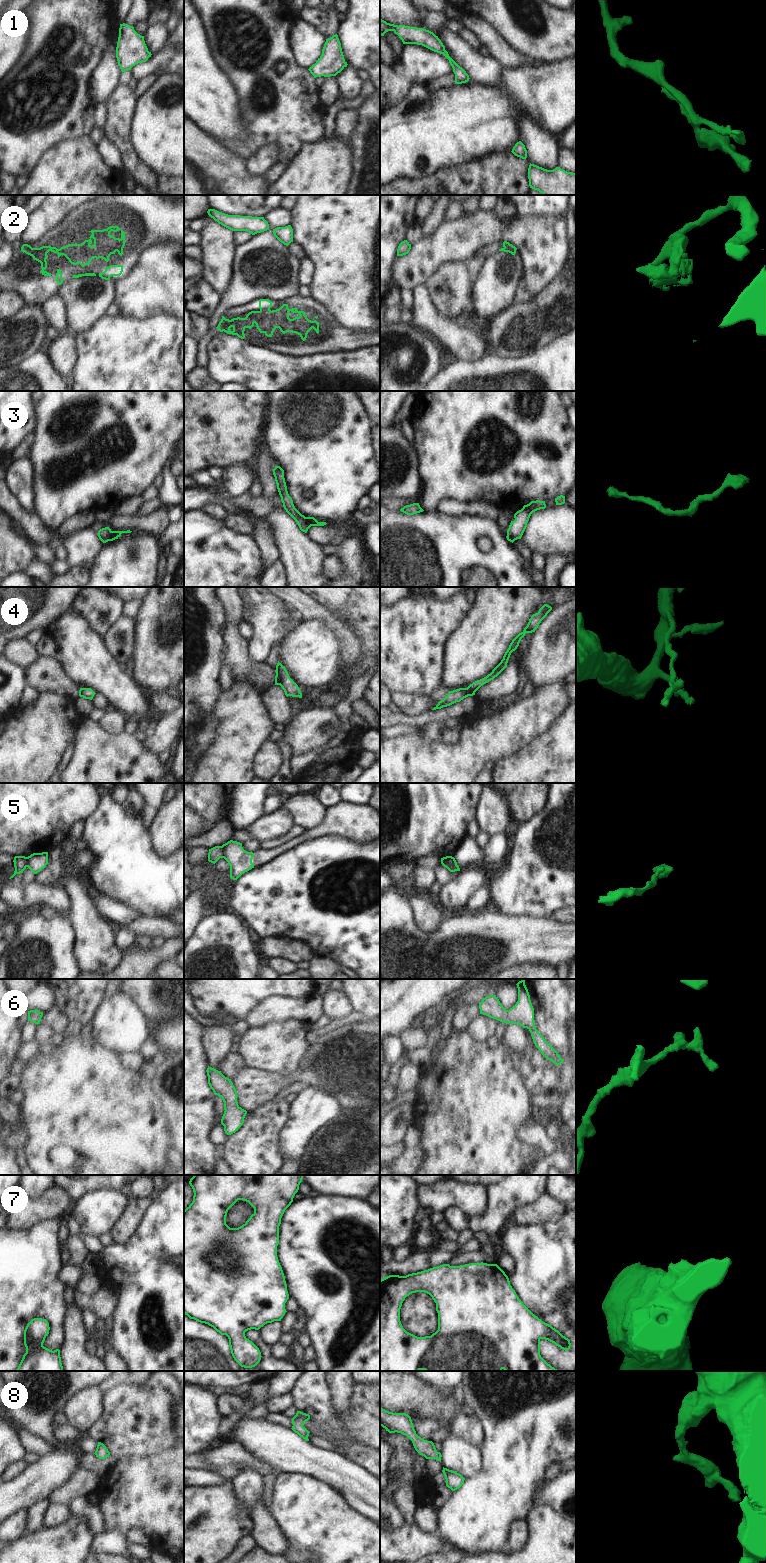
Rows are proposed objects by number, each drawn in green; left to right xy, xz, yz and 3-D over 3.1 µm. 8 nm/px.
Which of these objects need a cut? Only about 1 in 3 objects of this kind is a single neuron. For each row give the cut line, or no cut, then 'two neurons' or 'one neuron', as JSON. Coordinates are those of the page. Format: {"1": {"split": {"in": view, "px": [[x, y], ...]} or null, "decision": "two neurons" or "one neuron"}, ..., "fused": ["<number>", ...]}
{"1": {"split": null, "decision": "one neuron"}, "2": {"split": {"in": "yz", "px": [[504, 247], [511, 247], [515, 251]]}, "decision": "two neurons"}, "3": {"split": null, "decision": "one neuron"}, "4": {"split": {"in": "yz", "px": [[466, 688], [474, 692]]}, "decision": "two neurons"}, "5": {"split": {"in": "xz", "px": [[221, 846], [223, 857]]}, "decision": "two neurons"}, "6": {"split": null, "decision": "one neuron"}, "7": {"split": null, "decision": "one neuron"}, "8": {"split": null, "decision": "one neuron"}, "fused": ["2", "4", "5"]}

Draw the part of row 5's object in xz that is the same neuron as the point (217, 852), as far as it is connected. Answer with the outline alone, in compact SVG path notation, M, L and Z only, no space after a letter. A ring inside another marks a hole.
M215 846L209 849L208 861L215 864L220 858L224 857L224 849L222 846Z

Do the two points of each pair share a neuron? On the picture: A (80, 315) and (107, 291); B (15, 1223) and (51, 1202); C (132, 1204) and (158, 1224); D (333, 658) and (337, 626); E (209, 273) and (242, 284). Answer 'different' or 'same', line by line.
A: same
B: same
C: different
D: different
E: different

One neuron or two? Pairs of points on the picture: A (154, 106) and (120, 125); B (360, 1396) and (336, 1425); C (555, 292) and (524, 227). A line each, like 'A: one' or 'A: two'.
A: two
B: two
C: two

